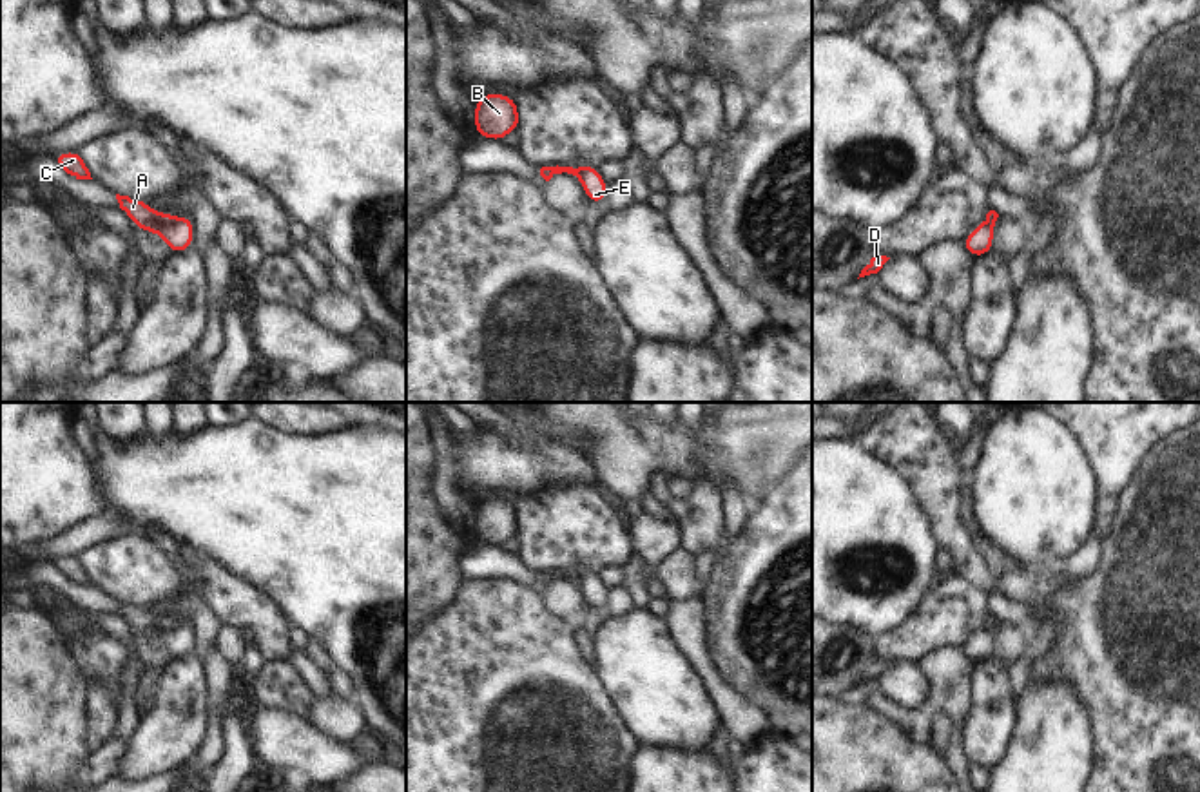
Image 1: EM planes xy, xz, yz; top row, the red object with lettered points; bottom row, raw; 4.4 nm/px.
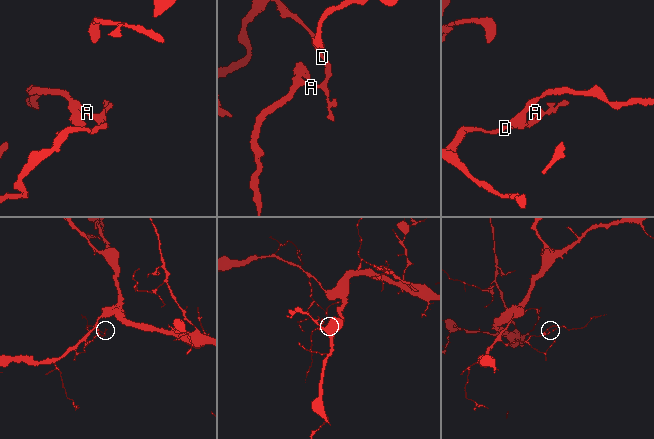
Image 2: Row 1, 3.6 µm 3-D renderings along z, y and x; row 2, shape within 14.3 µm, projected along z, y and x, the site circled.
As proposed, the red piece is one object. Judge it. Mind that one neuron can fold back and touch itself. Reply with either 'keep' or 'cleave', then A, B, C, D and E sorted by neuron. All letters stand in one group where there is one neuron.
cleave; A B C / D E

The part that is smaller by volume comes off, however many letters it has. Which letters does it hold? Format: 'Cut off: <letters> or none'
Cut off: A, B, C

